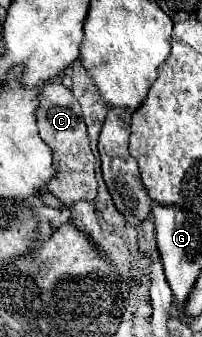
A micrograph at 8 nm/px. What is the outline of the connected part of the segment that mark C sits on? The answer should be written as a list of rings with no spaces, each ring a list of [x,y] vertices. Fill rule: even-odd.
[[[48,81],[42,85],[40,105],[36,107],[36,125],[42,141],[52,149],[54,157],[56,175],[46,183],[46,189],[64,205],[72,205],[82,199],[86,201],[96,199],[98,185],[94,179],[94,155],[90,151],[82,109],[72,91],[66,89],[60,81]]]

